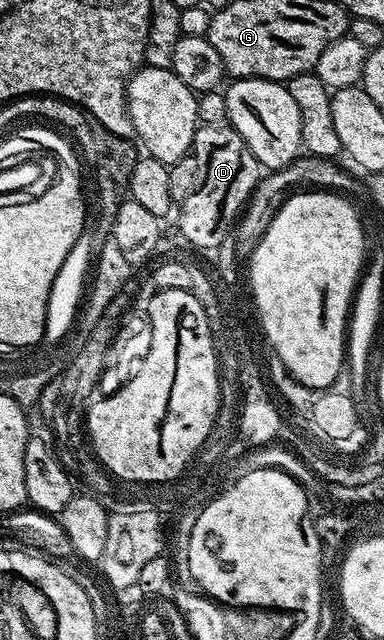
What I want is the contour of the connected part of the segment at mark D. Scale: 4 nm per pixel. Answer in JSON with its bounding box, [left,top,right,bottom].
[178,123,261,250]

